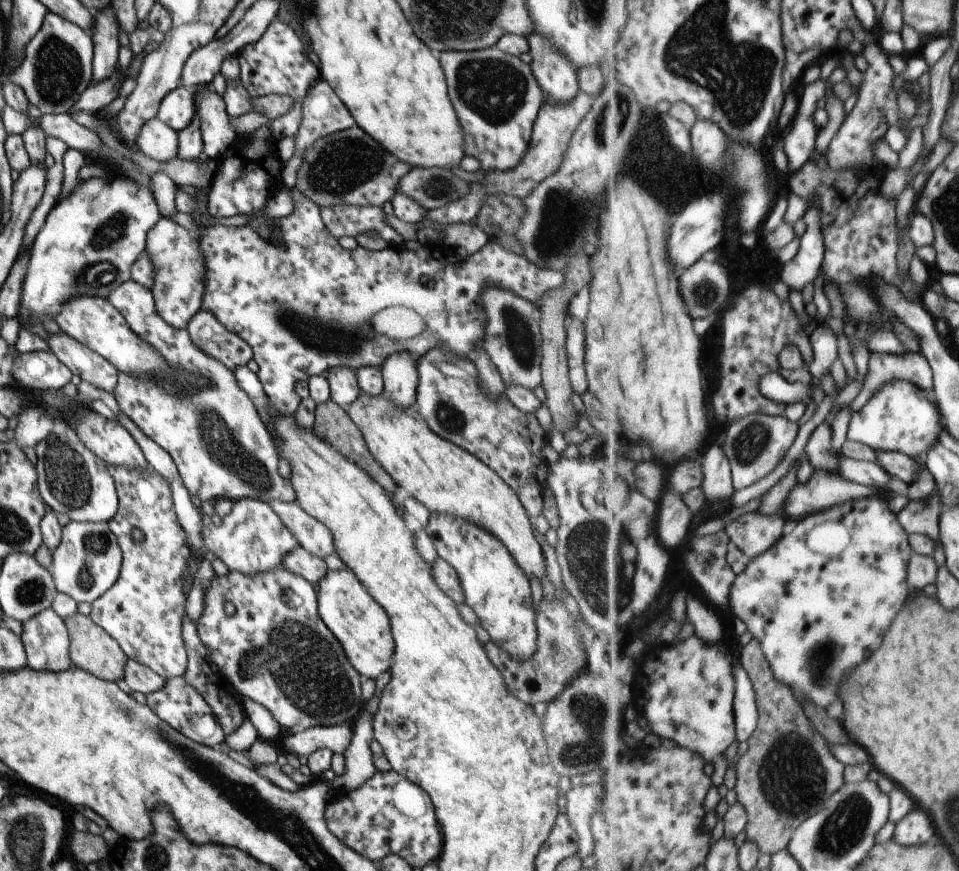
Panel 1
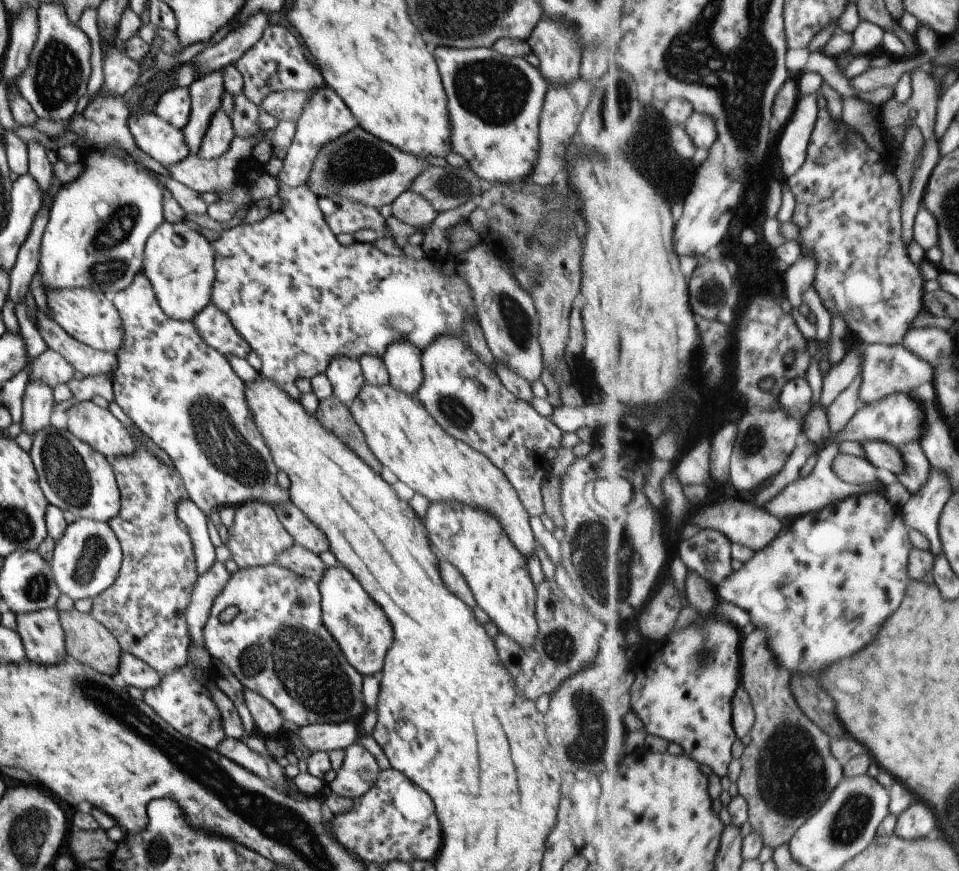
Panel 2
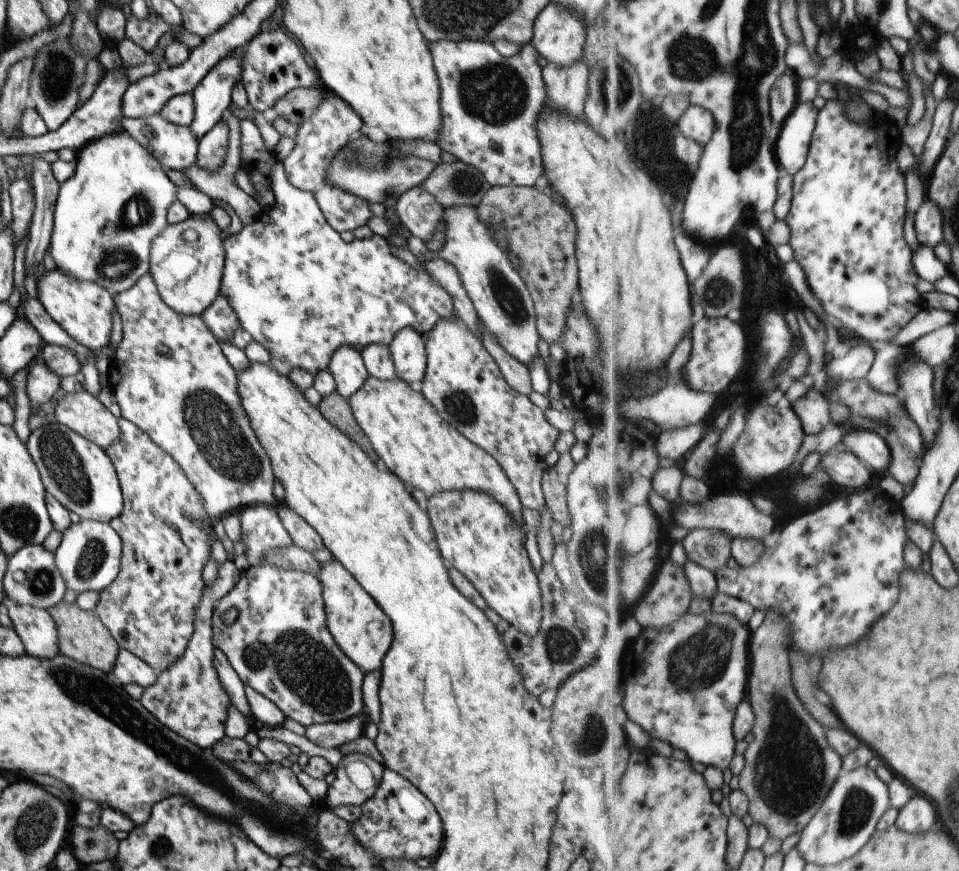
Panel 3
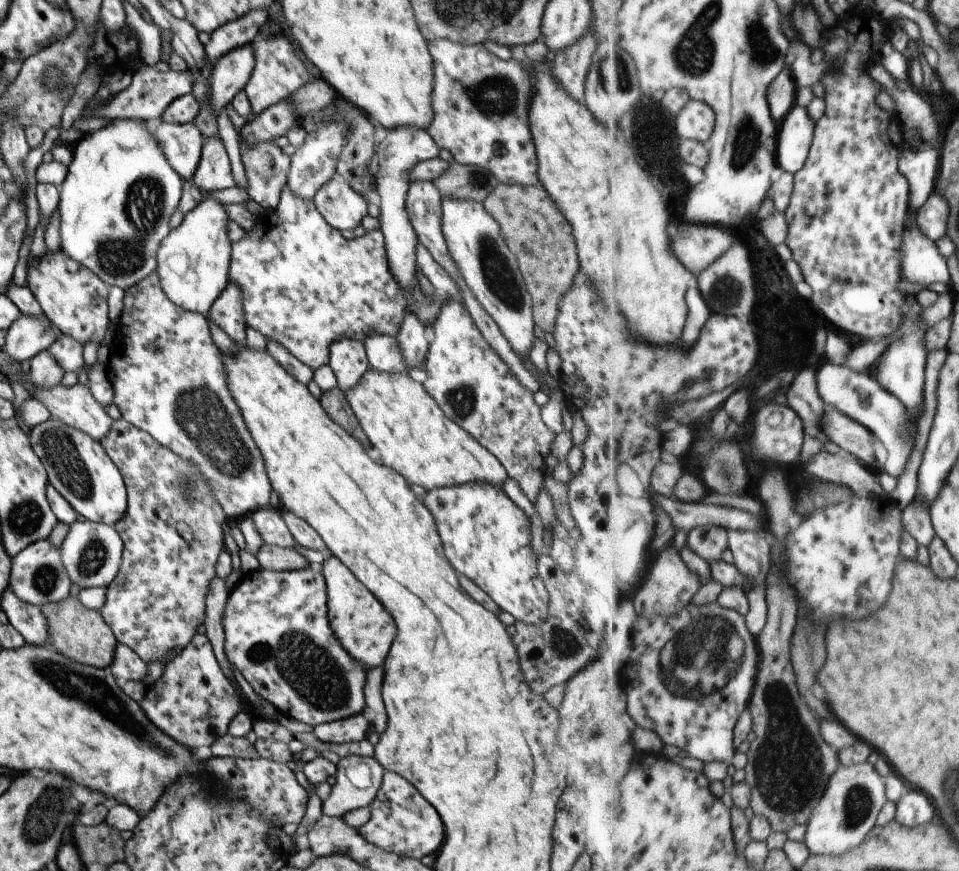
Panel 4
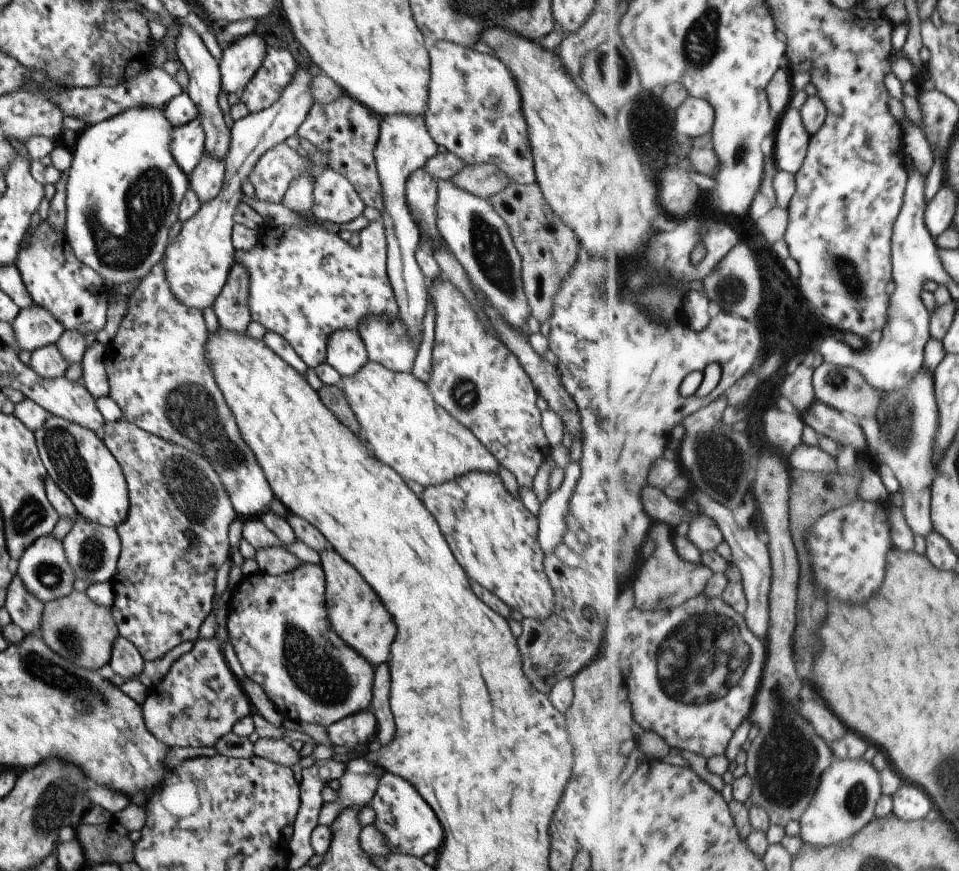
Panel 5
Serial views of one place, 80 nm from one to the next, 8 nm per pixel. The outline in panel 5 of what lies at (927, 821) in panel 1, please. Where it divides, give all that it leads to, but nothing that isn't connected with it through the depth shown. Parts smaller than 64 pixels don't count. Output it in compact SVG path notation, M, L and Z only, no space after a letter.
M904 782L892 799L893 812L904 821L918 821L931 816L933 800L915 784Z

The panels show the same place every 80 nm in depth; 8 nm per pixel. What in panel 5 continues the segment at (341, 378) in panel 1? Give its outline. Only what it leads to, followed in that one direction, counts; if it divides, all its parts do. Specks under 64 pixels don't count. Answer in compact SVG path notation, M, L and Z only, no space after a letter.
M353 329L334 330L326 340L326 360L341 377L353 374L368 361L366 348Z

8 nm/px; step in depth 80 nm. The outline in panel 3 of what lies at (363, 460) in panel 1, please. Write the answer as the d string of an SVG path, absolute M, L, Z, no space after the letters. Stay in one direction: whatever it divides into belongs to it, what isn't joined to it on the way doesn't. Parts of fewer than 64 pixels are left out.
M337 391L321 397L318 404L319 412L326 418L328 423L336 426L345 436L348 436L367 455L367 458L377 458L371 443L365 433L359 428L352 415L348 401Z

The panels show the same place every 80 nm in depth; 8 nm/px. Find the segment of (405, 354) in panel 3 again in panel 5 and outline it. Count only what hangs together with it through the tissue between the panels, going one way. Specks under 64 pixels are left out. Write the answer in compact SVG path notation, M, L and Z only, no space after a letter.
M392 114L381 118L378 139L374 146L374 161L384 209L380 219L386 240L386 275L388 276L401 322L410 337L421 336L421 319L427 308L427 282L414 259L414 250L419 246L420 232L414 223L404 198L404 184L409 174L422 167L426 159L436 153L437 145L427 130L422 114Z

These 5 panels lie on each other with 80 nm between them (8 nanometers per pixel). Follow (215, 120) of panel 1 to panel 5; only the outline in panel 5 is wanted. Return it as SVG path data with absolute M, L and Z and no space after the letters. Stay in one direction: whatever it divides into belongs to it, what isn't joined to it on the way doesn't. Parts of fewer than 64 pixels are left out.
M203 153L188 179L188 186L197 195L200 204L211 200L220 191L223 175L224 160L213 159Z

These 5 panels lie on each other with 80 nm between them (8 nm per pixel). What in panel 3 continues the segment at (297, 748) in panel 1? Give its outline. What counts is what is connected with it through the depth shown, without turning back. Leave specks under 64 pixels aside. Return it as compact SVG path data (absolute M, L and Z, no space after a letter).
M355 716L342 721L337 722L326 722L326 723L315 723L306 727L304 735L314 745L322 746L323 748L338 748L341 745L346 744L346 749L352 740L363 735L364 728L363 716Z

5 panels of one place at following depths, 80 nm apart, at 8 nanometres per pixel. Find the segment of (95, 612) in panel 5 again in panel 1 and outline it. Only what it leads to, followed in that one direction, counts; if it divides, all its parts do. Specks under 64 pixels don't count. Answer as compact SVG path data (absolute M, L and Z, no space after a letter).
M75 611L62 621L68 634L68 657L71 664L109 682L116 682L122 678L127 655L123 654L116 640L113 640L100 626L97 626L89 615Z

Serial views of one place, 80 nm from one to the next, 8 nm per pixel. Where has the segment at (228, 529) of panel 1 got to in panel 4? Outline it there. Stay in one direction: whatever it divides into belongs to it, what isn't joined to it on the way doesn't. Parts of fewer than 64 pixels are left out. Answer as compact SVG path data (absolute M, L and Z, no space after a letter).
M271 507L257 509L249 516L261 535L264 544L276 547L291 548L296 545L294 538L291 536L290 530L285 526L279 511Z

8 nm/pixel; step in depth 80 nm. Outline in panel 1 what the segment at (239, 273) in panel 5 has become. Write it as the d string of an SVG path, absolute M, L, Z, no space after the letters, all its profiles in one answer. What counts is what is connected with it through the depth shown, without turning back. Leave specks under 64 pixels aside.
M197 311L186 324L191 342L199 347L205 354L212 356L222 362L231 372L239 365L252 358L252 350L246 342L243 342L236 334L229 332L211 313Z

